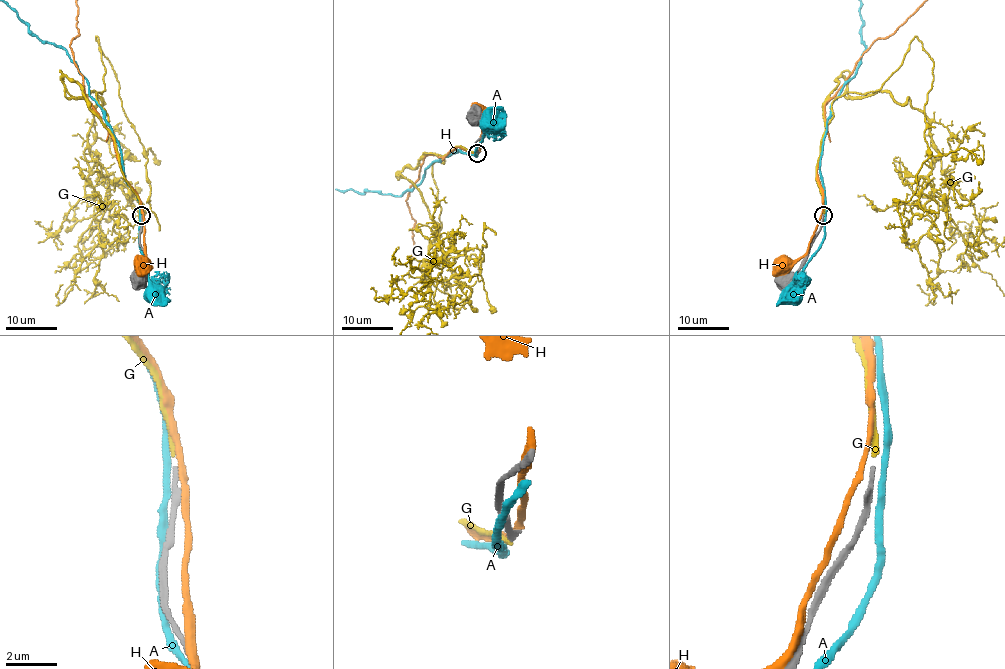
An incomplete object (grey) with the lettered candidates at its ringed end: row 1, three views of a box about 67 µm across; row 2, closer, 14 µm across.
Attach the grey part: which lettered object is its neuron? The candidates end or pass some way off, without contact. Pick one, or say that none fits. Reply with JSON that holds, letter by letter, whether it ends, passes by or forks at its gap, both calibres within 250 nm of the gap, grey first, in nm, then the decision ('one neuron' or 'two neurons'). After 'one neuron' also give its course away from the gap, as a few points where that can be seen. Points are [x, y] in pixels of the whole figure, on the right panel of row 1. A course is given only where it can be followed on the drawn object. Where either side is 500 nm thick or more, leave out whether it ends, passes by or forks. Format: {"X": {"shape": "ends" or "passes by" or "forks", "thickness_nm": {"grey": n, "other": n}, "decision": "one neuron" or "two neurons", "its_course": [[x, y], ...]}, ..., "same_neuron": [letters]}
{"A": {"shape": "passes by", "thickness_nm": {"grey": 160, "other": 260}, "decision": "two neurons"}, "G": {"shape": "ends", "thickness_nm": {"grey": 160, "other": 200}, "decision": "one neuron", "its_course": [[823, 214], [824, 102], [838, 78], [852, 97], [910, 100], [939, 156], [928, 177], [933, 304], [916, 284]]}, "H": {"shape": "passes by", "thickness_nm": {"grey": 160, "other": 200}, "decision": "two neurons"}, "same_neuron": ["G"]}

